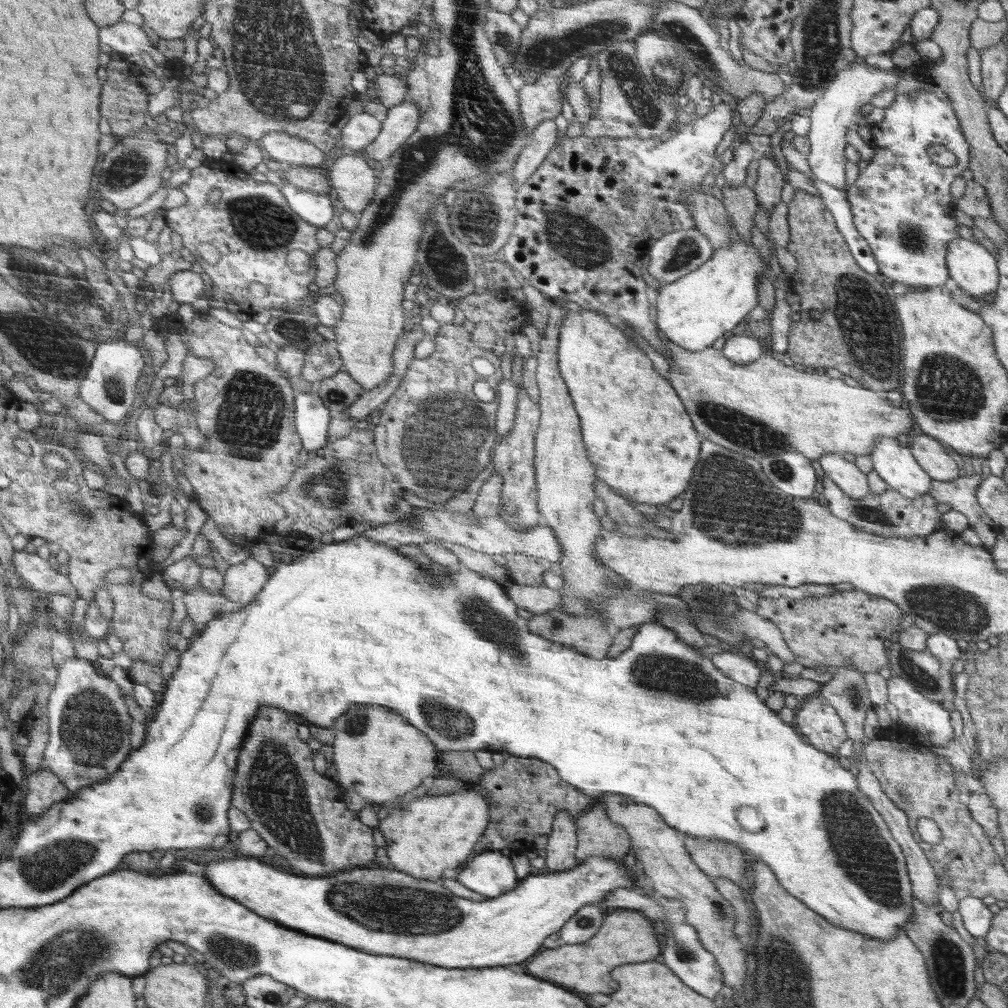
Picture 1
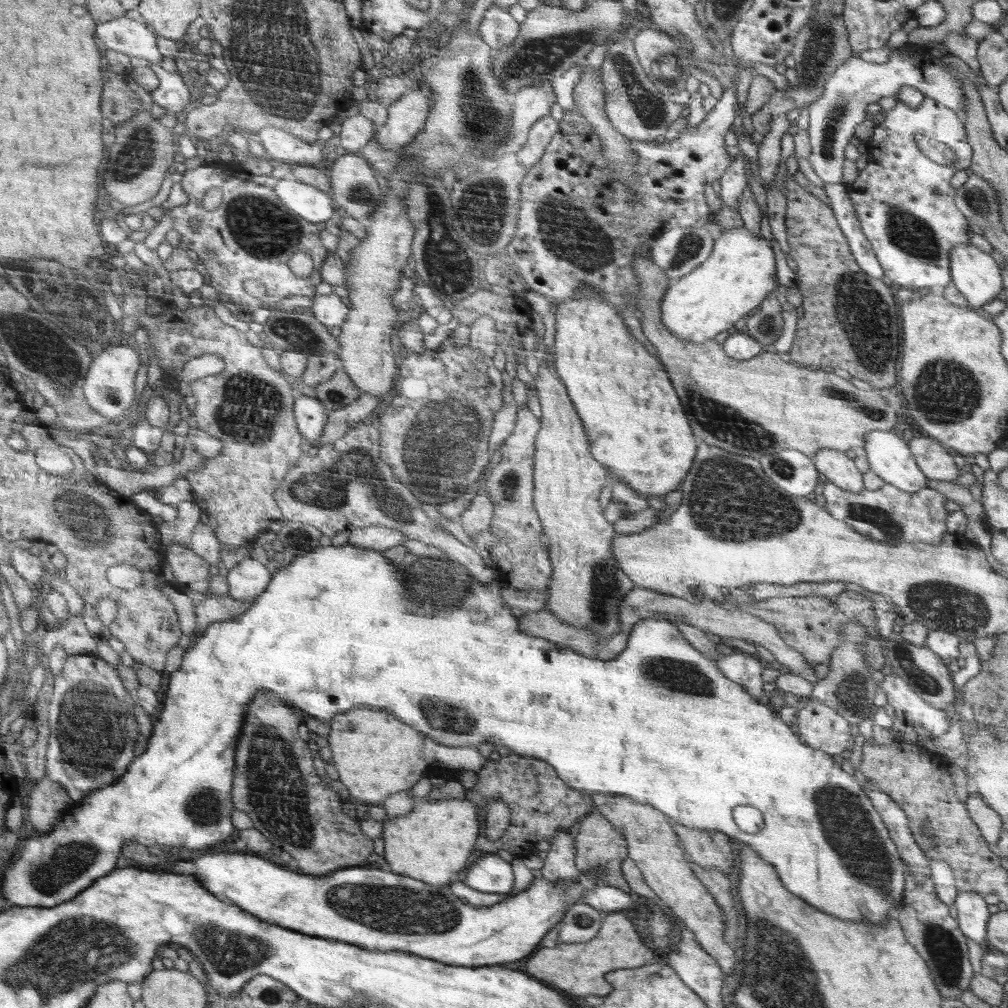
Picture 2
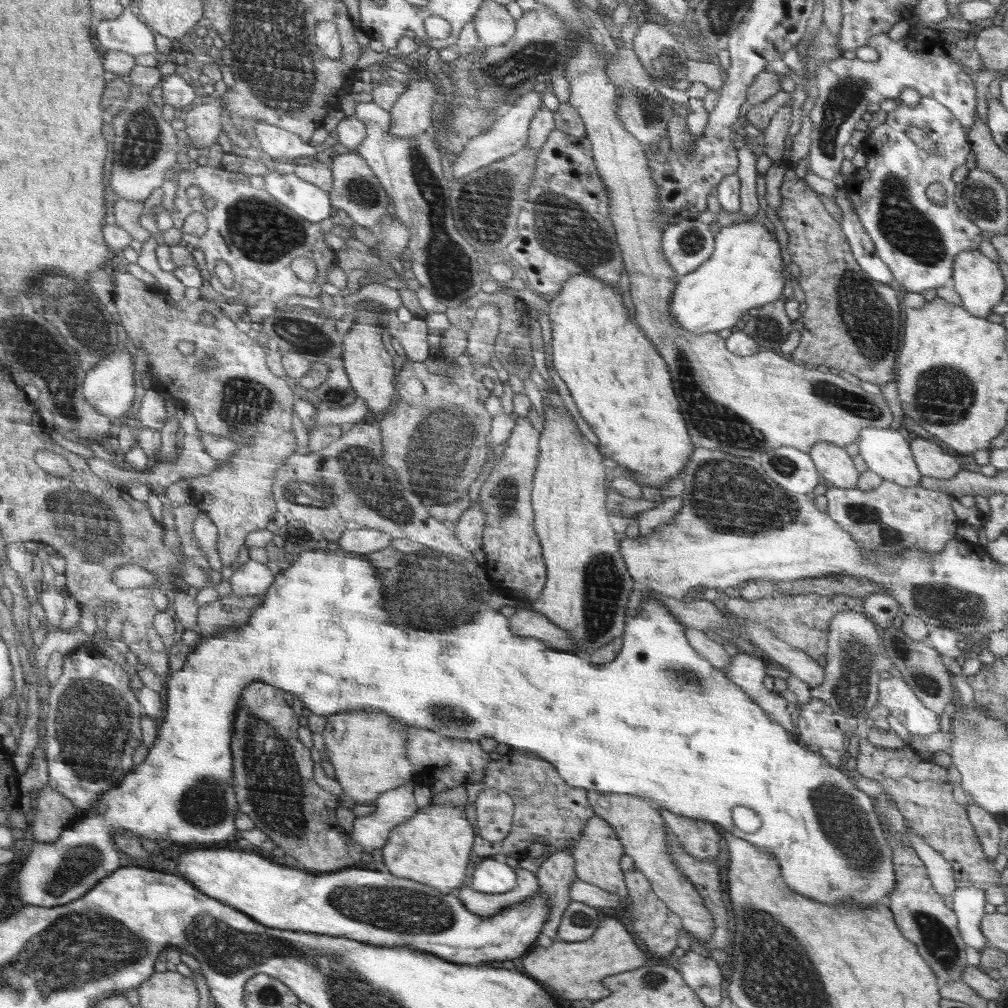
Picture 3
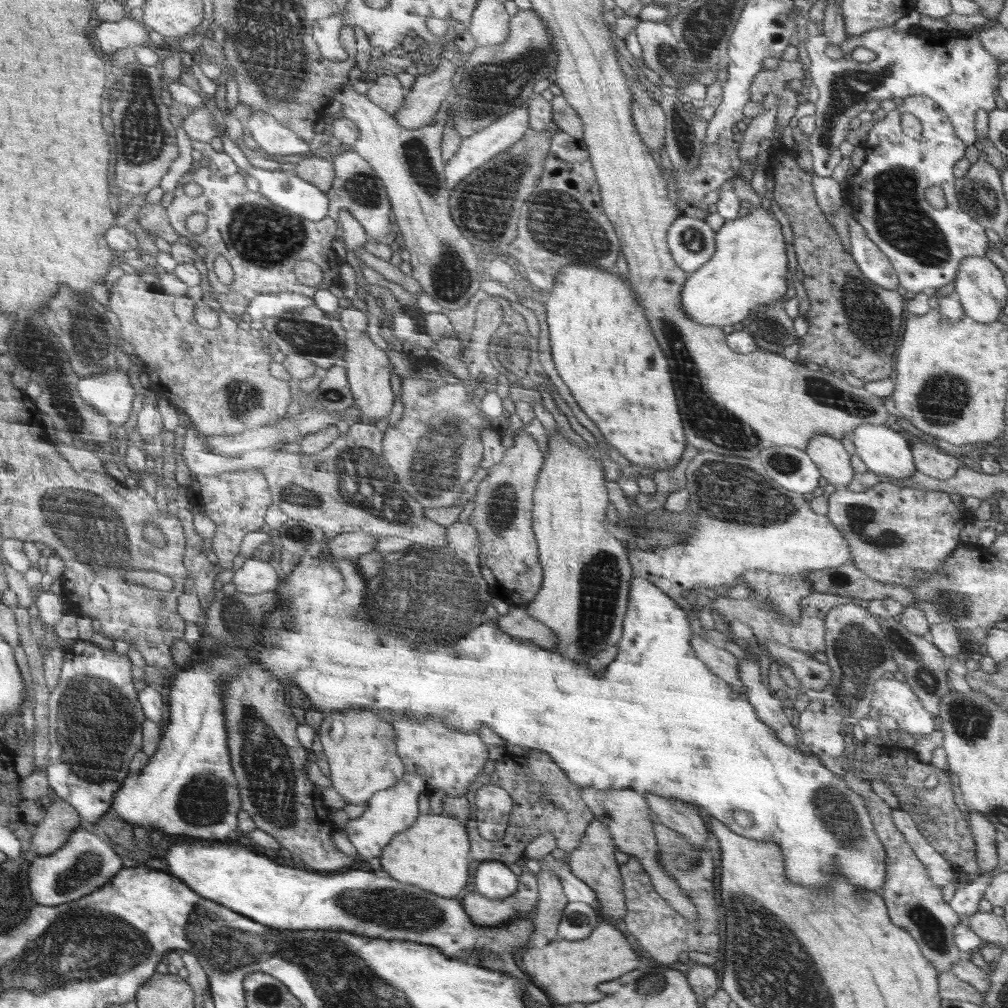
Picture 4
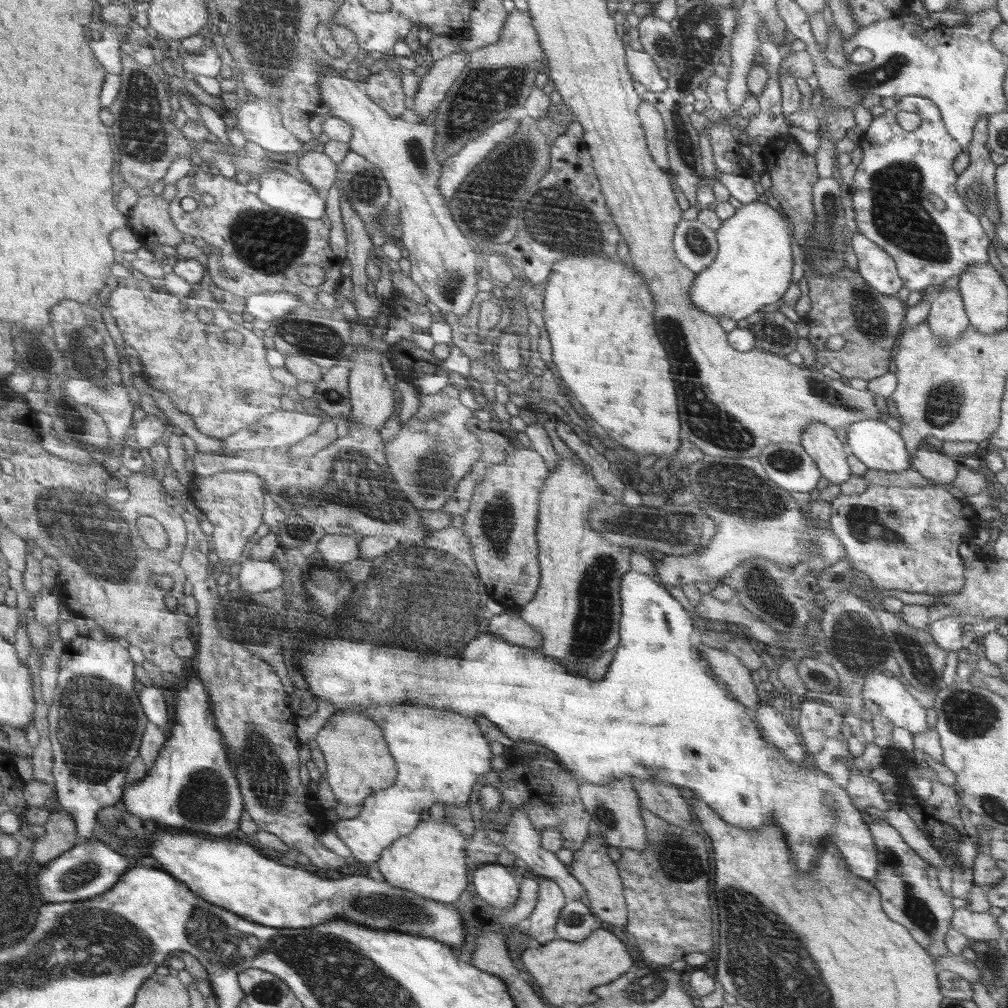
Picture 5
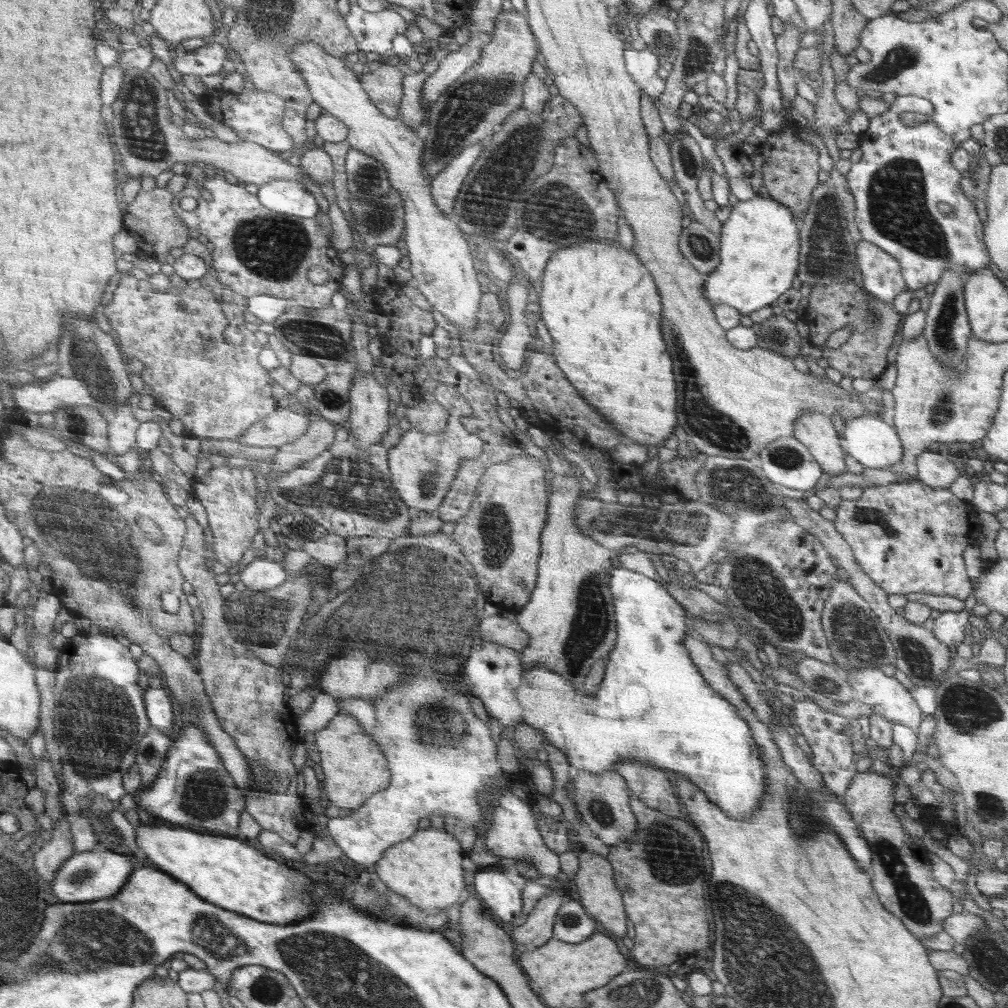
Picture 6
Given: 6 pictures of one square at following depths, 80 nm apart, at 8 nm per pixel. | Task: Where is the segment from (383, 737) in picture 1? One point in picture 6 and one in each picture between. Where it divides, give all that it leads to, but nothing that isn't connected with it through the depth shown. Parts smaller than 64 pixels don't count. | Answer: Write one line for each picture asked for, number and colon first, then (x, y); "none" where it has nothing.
2: (377, 755)
3: (367, 749)
4: (359, 744)
5: (359, 763)
6: (354, 767)

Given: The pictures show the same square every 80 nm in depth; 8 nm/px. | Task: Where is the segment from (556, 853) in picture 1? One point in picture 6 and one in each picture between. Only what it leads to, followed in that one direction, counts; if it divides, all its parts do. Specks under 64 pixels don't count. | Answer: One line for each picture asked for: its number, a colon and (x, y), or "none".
2: (558, 867)
3: (556, 873)
4: (549, 911)
5: (543, 919)
6: (538, 929)

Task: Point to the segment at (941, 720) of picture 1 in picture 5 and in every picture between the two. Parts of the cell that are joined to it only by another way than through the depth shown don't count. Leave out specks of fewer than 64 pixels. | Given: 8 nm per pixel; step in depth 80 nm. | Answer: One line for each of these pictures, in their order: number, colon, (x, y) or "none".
2: (910, 709)
3: (903, 703)
4: (891, 697)
5: (882, 695)

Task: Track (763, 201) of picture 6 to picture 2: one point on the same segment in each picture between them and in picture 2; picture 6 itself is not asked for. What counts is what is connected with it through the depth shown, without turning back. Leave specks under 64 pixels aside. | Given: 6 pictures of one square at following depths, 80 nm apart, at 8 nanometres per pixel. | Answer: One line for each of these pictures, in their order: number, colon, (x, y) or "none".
2: (739, 274)
3: (743, 272)
4: (749, 268)
5: (753, 264)

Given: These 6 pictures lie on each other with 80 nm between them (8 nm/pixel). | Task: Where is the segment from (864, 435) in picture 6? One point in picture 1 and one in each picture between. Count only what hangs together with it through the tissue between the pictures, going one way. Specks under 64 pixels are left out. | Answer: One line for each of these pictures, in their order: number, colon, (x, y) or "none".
1: (896, 465)
2: (889, 455)
3: (887, 452)
4: (884, 451)
5: (878, 446)

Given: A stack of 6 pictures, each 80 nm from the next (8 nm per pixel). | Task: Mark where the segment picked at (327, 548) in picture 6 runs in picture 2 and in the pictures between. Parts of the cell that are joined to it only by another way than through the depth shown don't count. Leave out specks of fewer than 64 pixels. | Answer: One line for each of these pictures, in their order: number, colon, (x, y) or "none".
2: (378, 538)
3: (362, 541)
4: (349, 546)
5: (336, 548)

